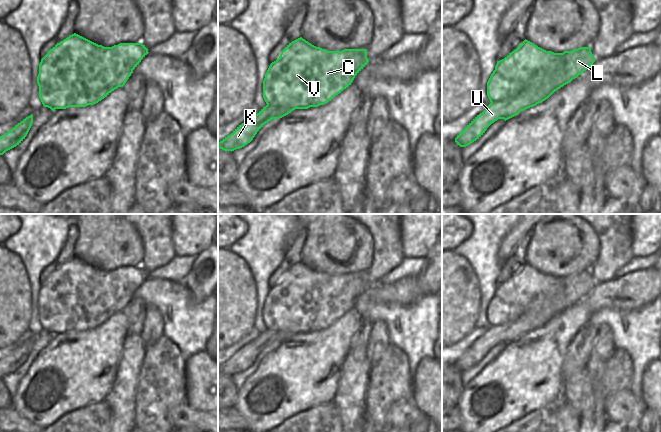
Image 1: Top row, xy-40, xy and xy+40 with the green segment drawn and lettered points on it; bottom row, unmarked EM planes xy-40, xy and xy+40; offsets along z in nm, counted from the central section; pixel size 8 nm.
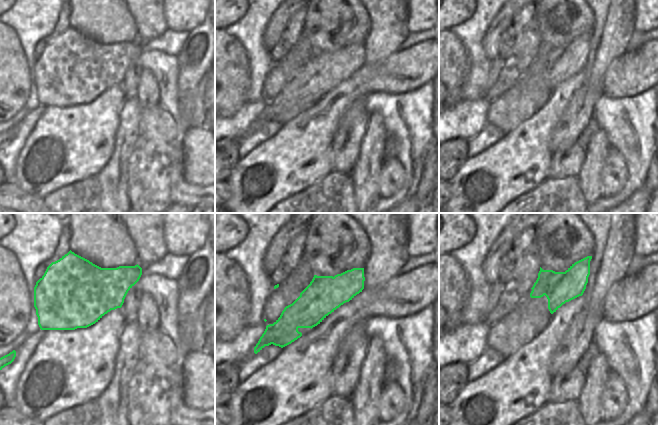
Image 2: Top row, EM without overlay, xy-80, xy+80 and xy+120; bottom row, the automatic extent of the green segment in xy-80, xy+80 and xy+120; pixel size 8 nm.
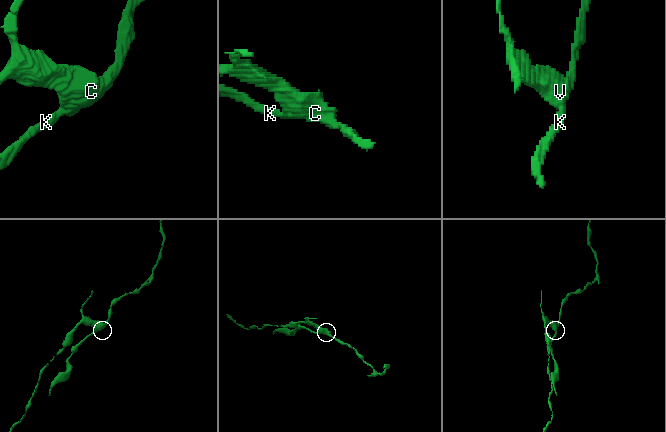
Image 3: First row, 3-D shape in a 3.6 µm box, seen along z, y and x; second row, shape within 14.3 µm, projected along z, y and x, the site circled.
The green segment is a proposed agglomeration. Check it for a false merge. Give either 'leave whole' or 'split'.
split

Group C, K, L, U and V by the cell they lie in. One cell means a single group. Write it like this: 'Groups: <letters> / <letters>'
Groups: C V / K L U

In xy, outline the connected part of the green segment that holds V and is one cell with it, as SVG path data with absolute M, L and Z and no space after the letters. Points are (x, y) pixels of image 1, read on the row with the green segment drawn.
M302 37L289 43L263 80L267 105L308 109L331 101L367 65L367 49L328 51Z

